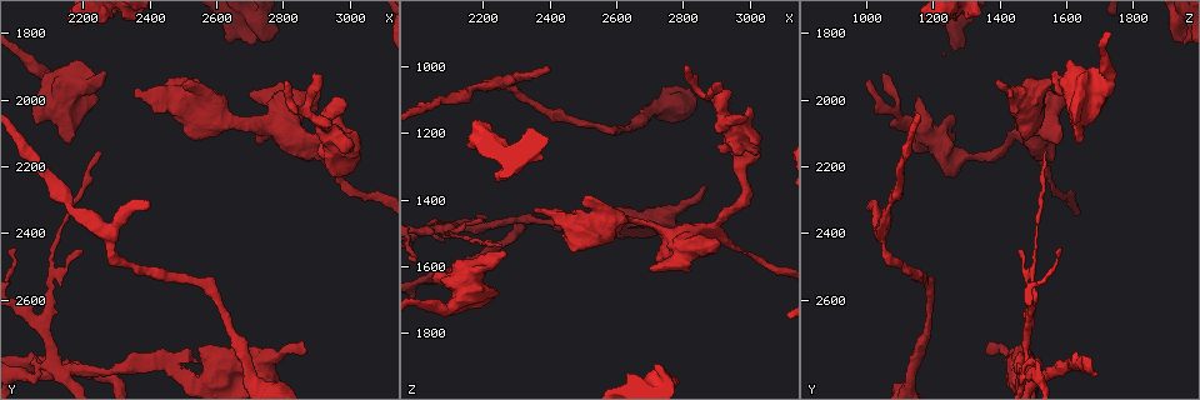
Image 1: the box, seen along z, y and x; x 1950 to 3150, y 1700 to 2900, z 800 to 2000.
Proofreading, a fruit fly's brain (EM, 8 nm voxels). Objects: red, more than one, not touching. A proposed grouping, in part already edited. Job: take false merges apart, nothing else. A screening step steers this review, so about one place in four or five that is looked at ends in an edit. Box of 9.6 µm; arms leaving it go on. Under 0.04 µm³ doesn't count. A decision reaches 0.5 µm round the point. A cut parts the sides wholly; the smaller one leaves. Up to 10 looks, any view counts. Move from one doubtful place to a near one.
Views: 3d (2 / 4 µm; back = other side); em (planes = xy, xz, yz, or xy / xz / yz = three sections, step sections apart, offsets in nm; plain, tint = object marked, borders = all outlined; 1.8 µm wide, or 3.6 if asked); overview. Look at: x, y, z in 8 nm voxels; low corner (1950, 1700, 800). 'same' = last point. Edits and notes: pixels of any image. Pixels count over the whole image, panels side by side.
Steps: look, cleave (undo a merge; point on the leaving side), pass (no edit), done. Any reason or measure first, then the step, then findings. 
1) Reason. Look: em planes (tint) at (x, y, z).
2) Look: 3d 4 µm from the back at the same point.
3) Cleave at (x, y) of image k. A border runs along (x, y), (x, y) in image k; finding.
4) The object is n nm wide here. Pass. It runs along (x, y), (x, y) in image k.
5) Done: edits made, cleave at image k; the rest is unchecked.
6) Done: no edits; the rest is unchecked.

Looks like a crossing. Look: 3d 4 µm at (2820, 2110, 1510).

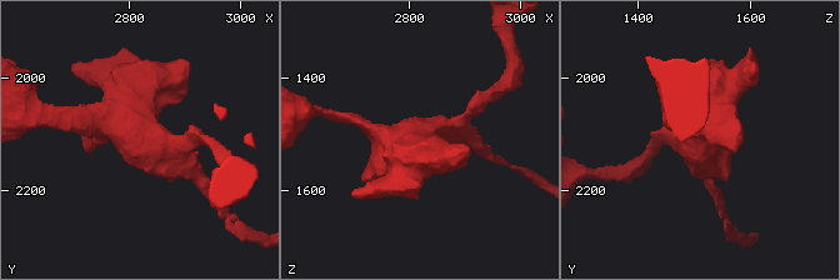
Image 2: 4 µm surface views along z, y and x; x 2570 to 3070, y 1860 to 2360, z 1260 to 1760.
Now the EM. Look: em 3.6 µm yz step 8 (tint) at (2820, 2105, 1510).

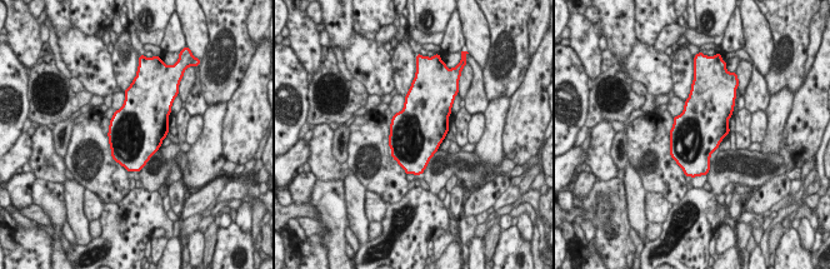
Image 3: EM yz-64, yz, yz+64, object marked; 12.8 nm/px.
The object is 650 nm wide here. Pass. All the same neuron.

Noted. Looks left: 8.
Look: em yz step 4 (tint) at (2130, 1960, 1700).

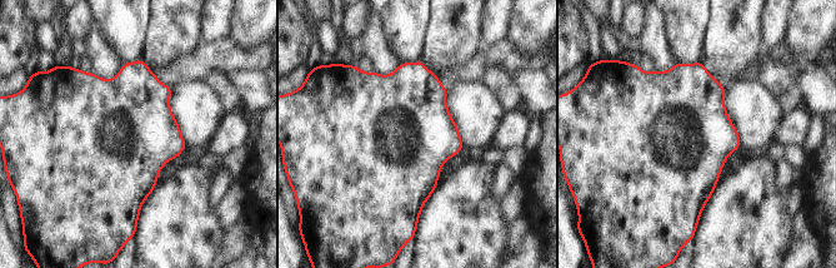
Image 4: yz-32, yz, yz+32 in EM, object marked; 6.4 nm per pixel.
Pass. One neuron here.

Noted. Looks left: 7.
Thin neck. Look: em yz step 4 (tint) at (2160, 2320, 1070).

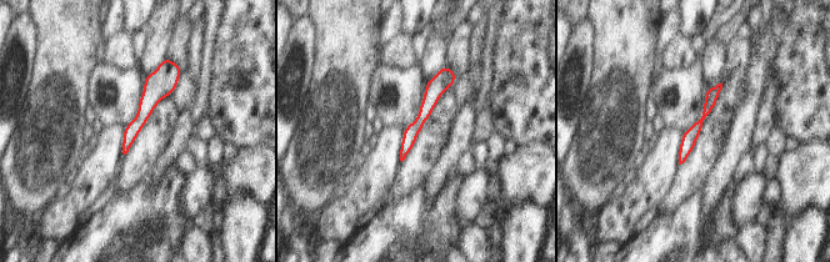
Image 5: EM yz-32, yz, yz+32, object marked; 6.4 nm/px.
Cut it another way. Look: em planes (borders) at the same point.

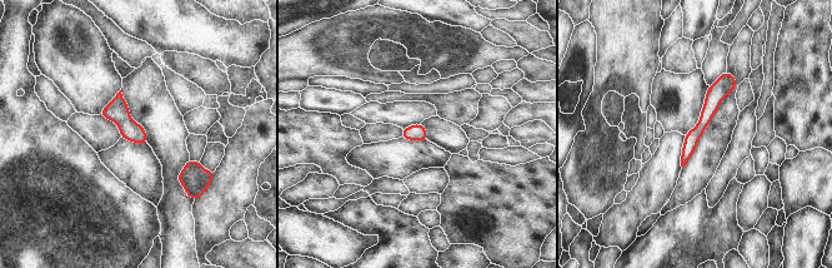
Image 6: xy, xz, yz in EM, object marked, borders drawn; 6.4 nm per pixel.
Pass. It runs along (731, 78), (716, 93), (683, 160) in image 6; one neuron here.

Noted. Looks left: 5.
Abrupt turn. Look: em xy step 16 (tint) at (2110, 2810, 1480).

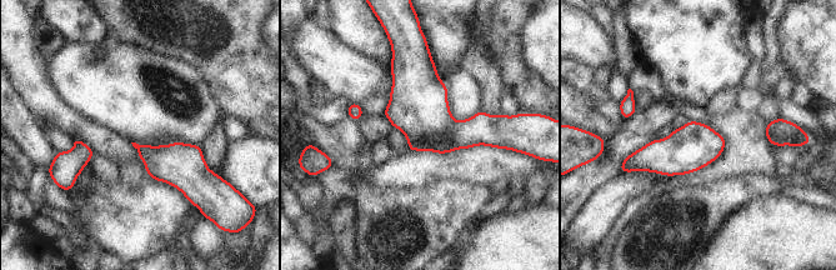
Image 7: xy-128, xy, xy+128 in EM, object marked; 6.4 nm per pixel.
Another direction. Look: em planes (tint) at the same point.

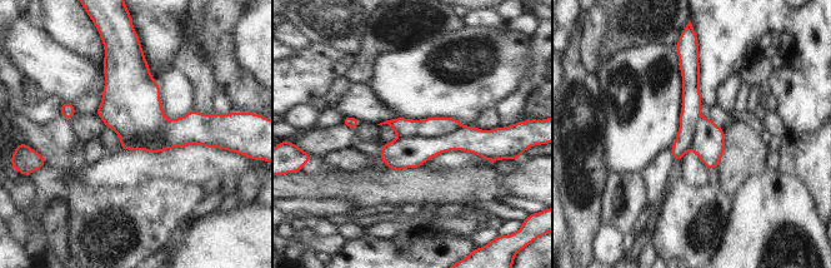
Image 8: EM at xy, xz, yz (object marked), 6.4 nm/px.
Cleave at (429, 127) of image 8. Two neurons meet here.

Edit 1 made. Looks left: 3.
Done: edits made, cleave at image 8; the rest is unchecked.

